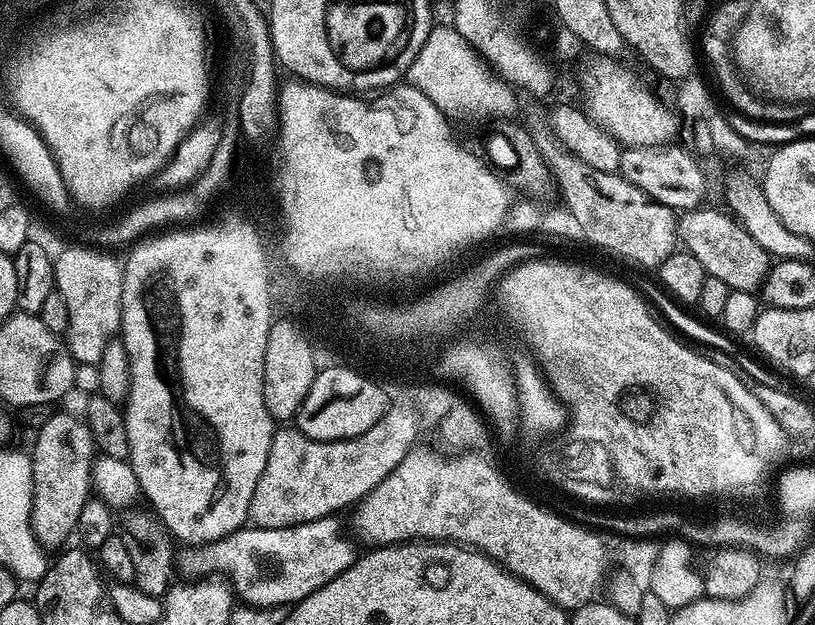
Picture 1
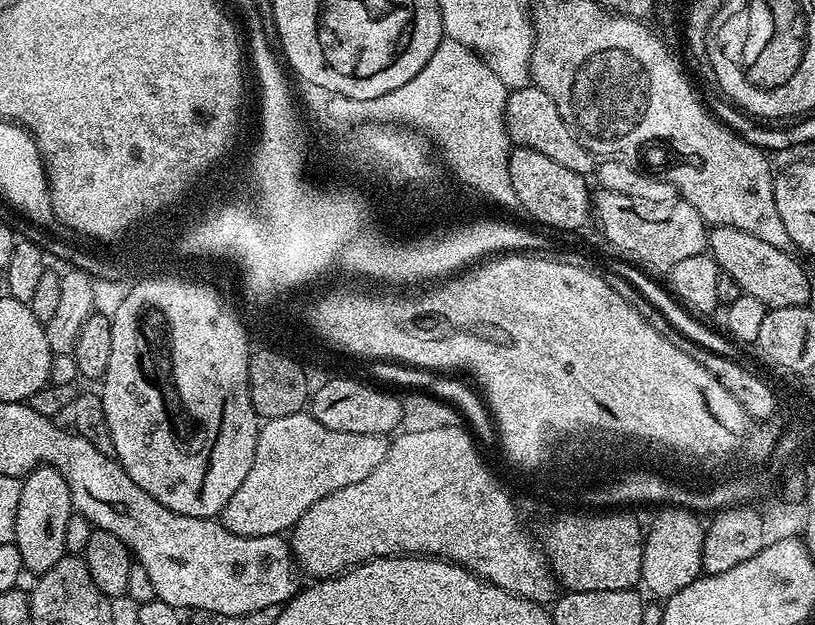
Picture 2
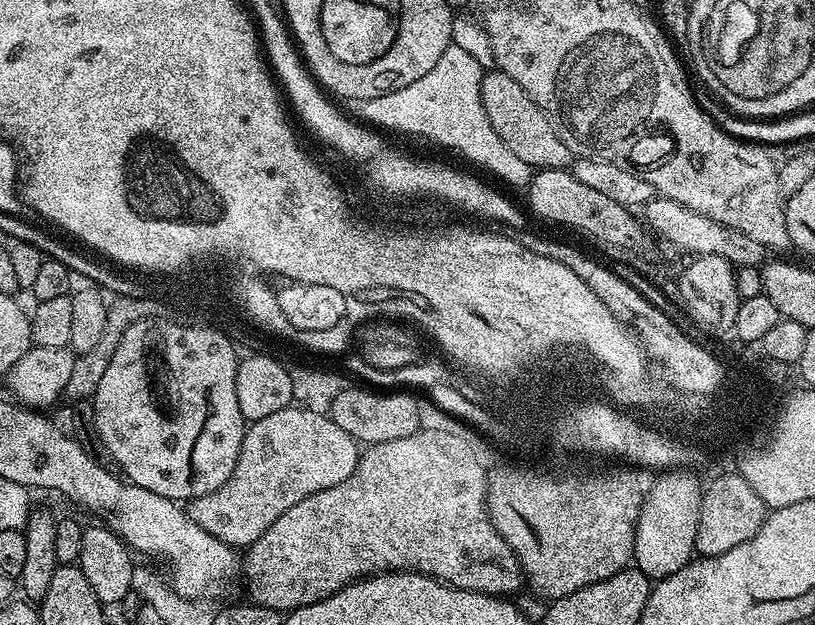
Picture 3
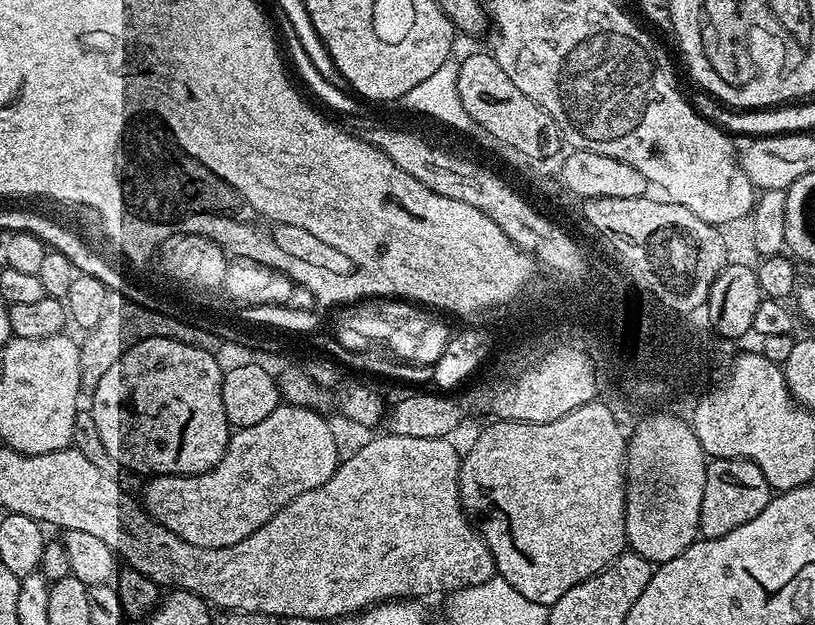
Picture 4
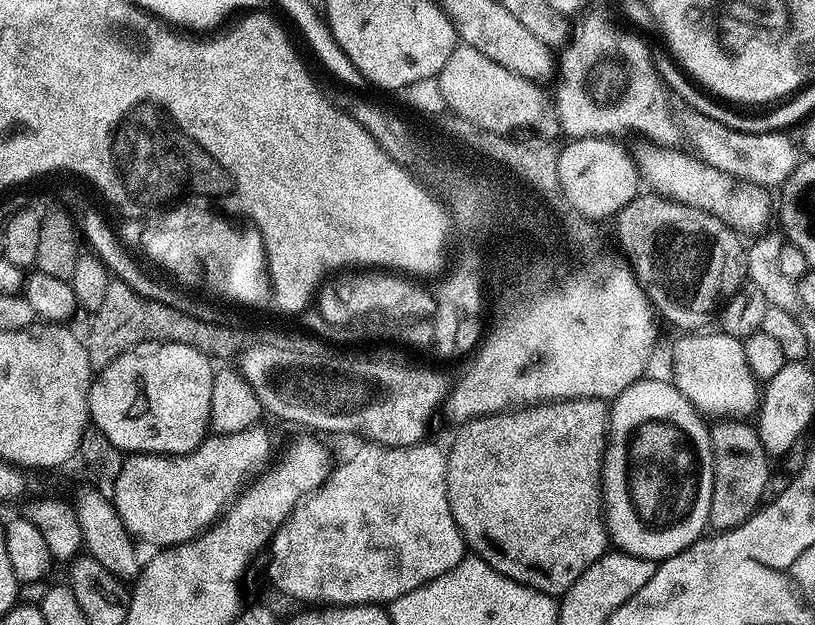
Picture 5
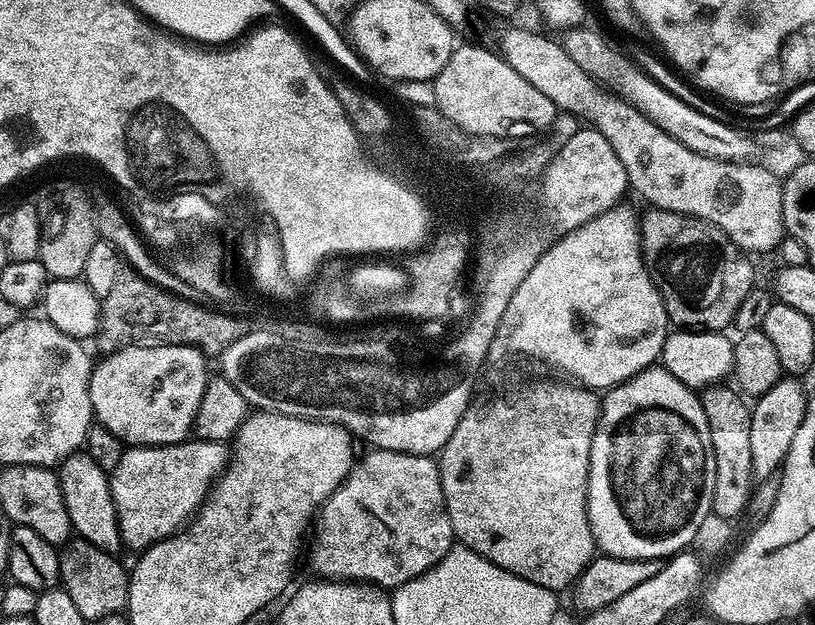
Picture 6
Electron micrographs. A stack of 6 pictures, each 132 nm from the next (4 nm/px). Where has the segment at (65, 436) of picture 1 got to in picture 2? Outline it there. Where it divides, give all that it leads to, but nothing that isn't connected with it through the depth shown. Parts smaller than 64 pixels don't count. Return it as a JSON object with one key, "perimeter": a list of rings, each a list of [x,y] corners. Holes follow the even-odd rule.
{"perimeter":[[[41,466],[23,477],[14,522],[14,543],[29,573],[39,574],[50,570],[54,562],[66,555],[66,526],[74,513],[70,486],[60,471],[51,466]]]}

